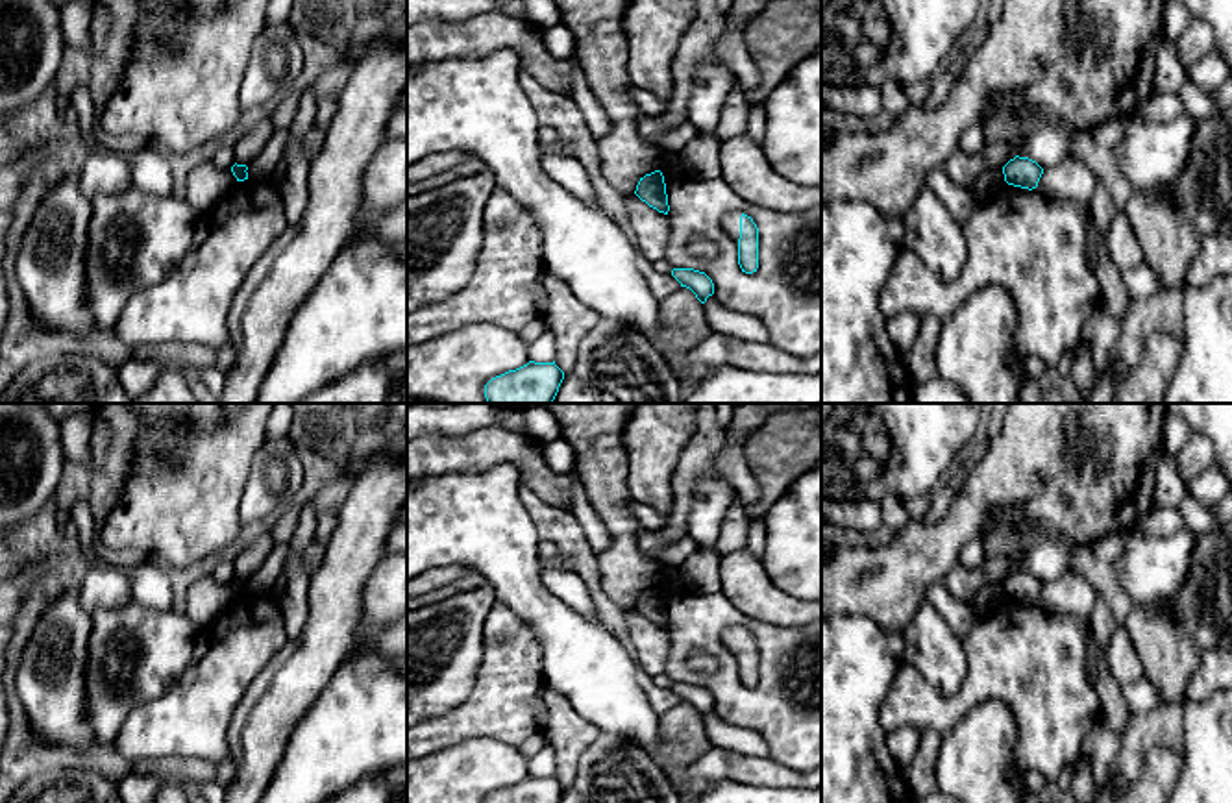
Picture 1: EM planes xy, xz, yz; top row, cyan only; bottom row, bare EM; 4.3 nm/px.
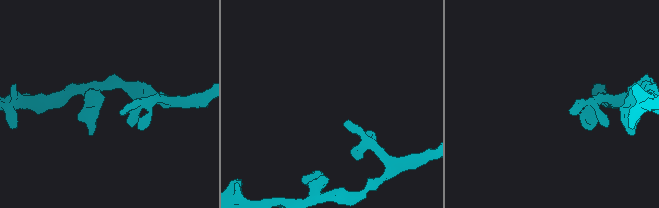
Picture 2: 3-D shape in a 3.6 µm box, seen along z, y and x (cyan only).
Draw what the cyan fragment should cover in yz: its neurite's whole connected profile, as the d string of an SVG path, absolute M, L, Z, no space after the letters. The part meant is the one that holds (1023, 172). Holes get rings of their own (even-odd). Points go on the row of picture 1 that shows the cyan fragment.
M1016 155L1003 167L1003 174L1008 185L1032 191L1038 187L1043 168L1029 157Z

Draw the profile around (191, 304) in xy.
M268 176L239 181L216 205L196 218L189 252L163 281L129 298L113 329L131 348L187 342L218 350L231 344L228 315L233 296L285 228L283 200L274 181Z

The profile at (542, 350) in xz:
M546 329L535 342L529 344L529 361L553 363L555 355L555 335L549 329Z

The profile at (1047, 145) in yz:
M1058 122L1040 124L1019 146L1019 157L1036 161L1041 168L1051 168L1067 159L1067 146L1077 130L1066 131Z

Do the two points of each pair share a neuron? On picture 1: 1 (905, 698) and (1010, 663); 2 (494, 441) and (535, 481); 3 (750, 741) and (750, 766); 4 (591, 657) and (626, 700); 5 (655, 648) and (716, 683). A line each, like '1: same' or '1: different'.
1: same
2: same
3: different
4: same
5: different

